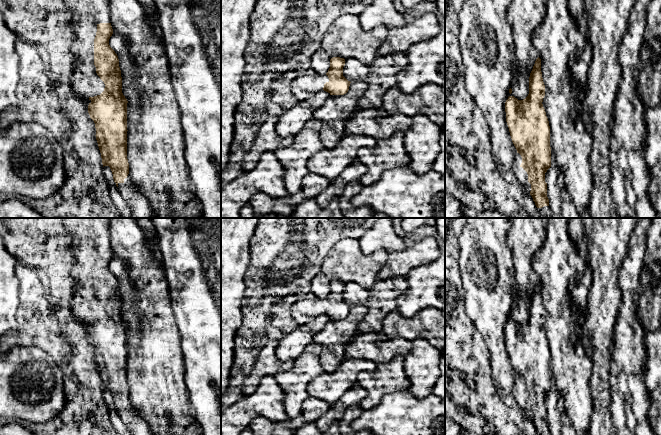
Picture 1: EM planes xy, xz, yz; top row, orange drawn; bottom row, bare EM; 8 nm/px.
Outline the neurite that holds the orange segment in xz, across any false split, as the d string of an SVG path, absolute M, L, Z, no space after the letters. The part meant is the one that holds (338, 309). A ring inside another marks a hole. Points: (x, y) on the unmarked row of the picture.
M333 281L330 283L330 292L327 297L320 298L313 294L291 307L292 318L298 325L312 322L322 314L330 319L344 319L348 316L350 305L343 300L345 283Z

